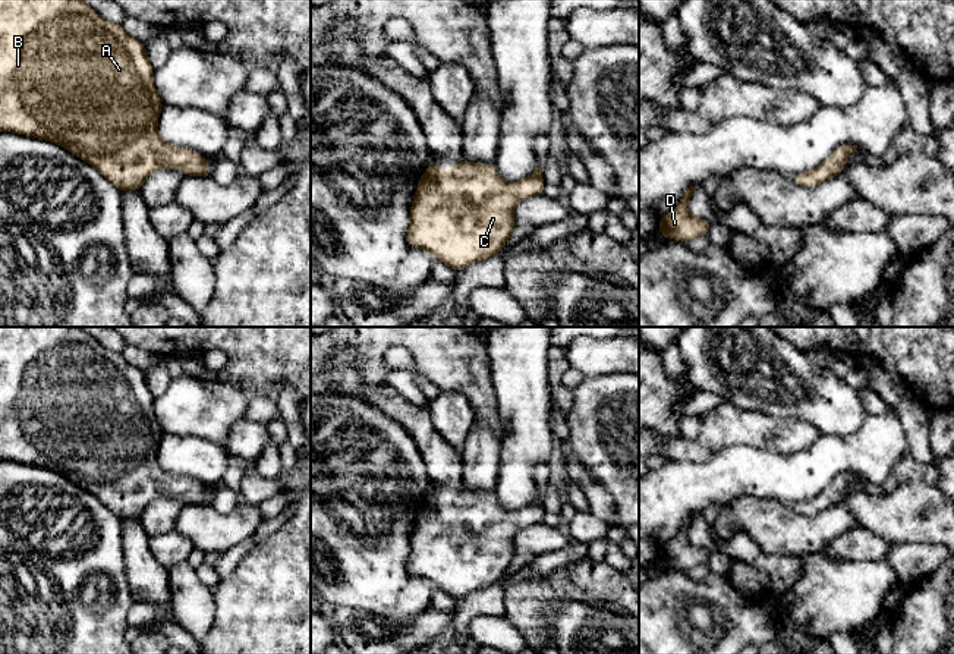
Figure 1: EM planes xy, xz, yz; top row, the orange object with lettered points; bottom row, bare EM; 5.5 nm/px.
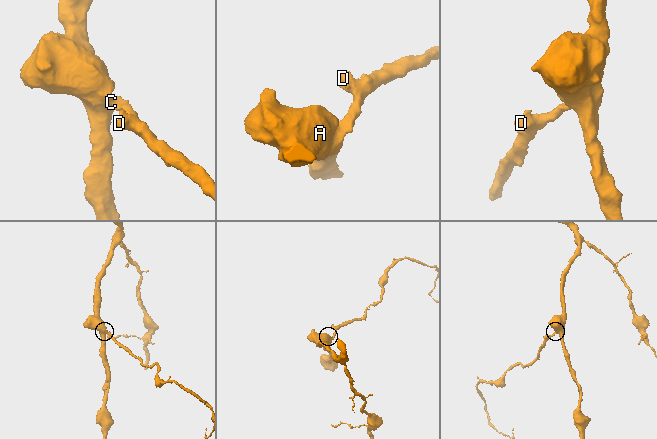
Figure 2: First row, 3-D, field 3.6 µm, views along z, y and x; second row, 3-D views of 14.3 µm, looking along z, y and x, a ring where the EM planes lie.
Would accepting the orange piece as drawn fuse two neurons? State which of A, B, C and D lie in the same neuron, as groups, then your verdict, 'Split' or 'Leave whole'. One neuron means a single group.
Groups: A B C D. Leave whole

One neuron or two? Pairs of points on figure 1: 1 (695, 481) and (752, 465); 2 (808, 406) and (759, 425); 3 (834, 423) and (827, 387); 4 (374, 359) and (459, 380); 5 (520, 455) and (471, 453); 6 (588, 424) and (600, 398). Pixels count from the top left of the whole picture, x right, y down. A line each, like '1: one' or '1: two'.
1: one
2: two
3: one
4: one
5: two
6: one

